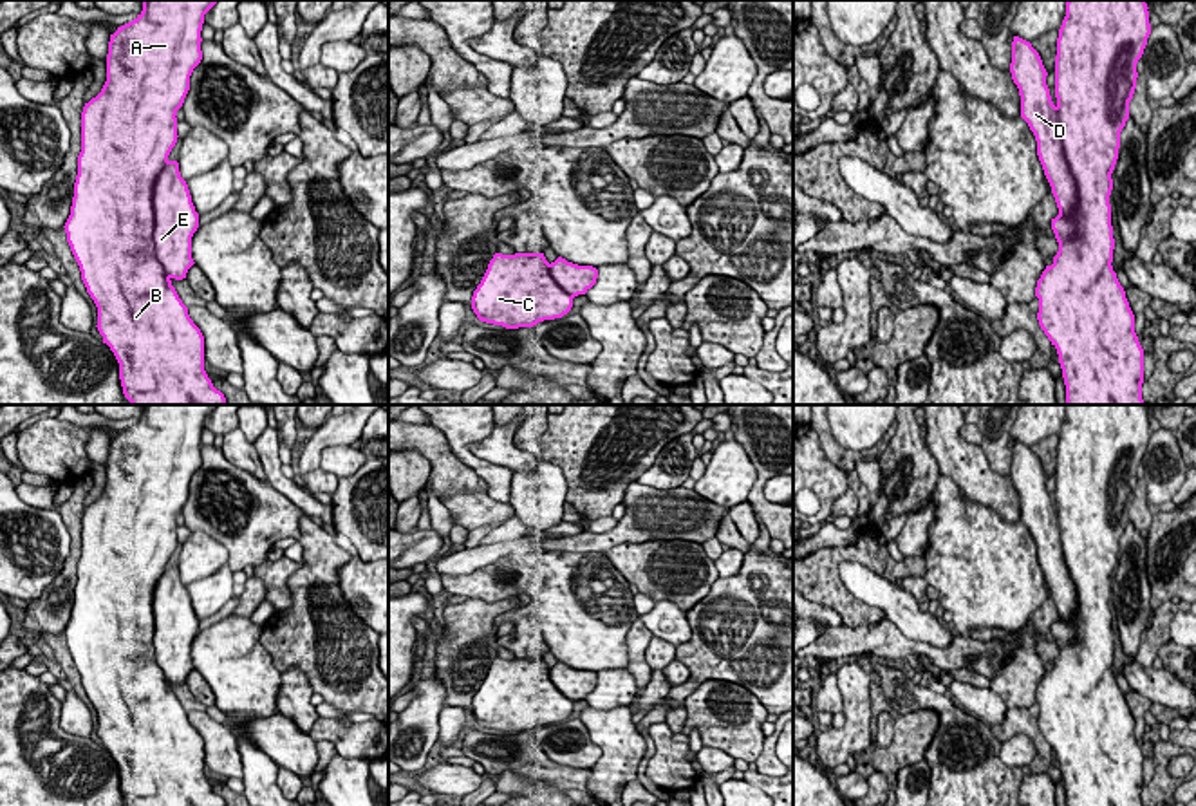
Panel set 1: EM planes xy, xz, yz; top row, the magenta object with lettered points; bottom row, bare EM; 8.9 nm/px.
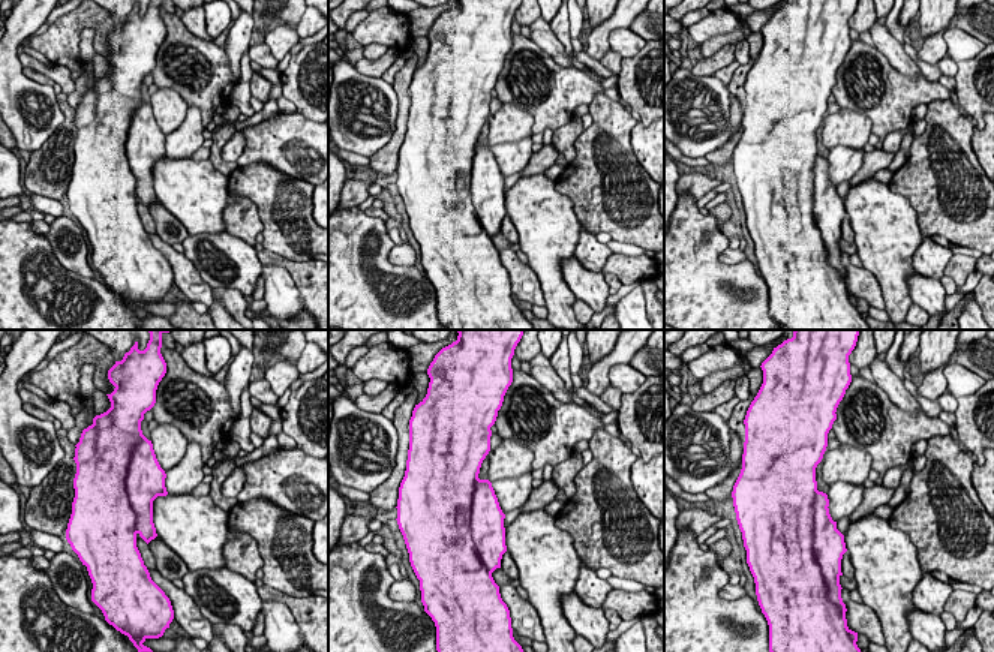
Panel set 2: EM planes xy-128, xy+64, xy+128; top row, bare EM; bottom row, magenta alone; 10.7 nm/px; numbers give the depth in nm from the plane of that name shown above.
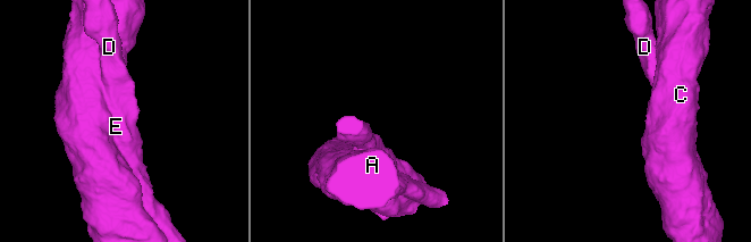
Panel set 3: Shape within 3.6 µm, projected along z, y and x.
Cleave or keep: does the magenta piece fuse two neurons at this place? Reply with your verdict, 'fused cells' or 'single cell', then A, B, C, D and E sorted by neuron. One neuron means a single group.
single cell; groups A B C D E

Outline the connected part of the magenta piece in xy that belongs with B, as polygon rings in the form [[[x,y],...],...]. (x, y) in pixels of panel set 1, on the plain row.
[[[143,405],[135,425],[110,439],[107,486],[81,517],[81,557],[67,647],[79,670],[87,698],[98,712],[98,736],[119,768],[119,784],[128,806],[226,806],[204,775],[204,741],[188,719],[172,685],[186,683],[195,669],[192,642],[199,618],[192,607],[179,567],[168,560],[177,548],[177,515],[190,495],[190,481],[202,464],[204,419],[217,405]]]

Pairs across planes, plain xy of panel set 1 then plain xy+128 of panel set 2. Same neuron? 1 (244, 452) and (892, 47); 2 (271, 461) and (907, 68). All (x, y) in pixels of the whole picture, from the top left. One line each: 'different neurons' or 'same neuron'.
1: same neuron
2: different neurons

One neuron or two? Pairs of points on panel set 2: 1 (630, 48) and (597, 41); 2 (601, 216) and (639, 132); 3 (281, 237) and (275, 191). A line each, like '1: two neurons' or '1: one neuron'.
1: two neurons
2: two neurons
3: one neuron

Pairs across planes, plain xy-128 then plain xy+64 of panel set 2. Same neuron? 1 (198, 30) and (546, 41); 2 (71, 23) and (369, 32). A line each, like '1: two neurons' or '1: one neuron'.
1: one neuron
2: one neuron

